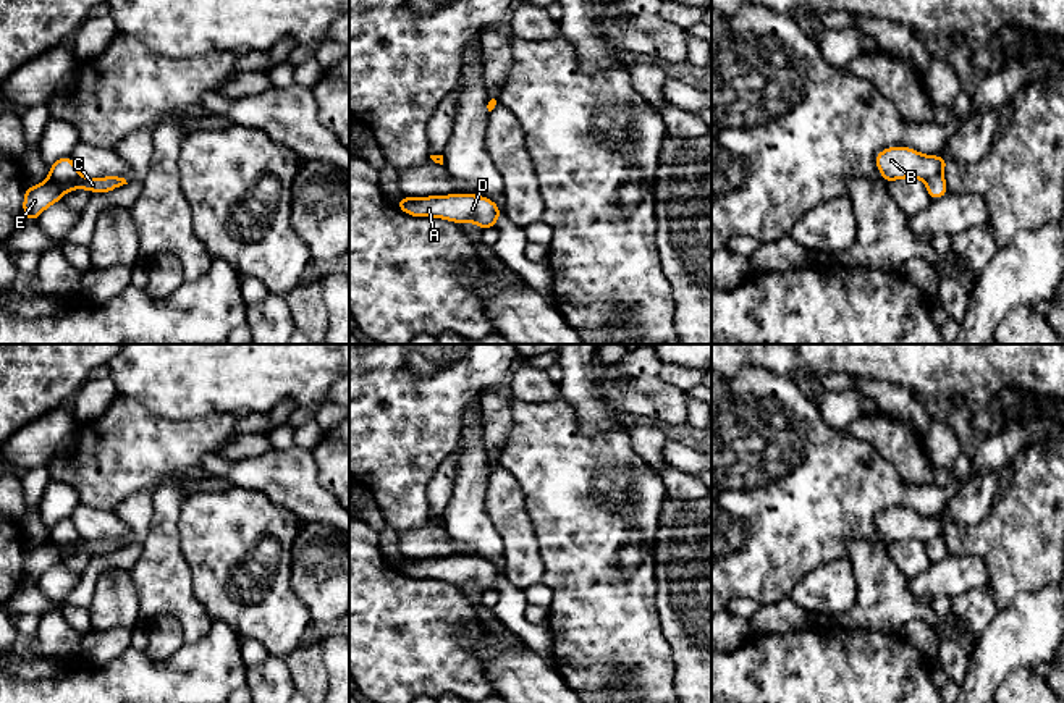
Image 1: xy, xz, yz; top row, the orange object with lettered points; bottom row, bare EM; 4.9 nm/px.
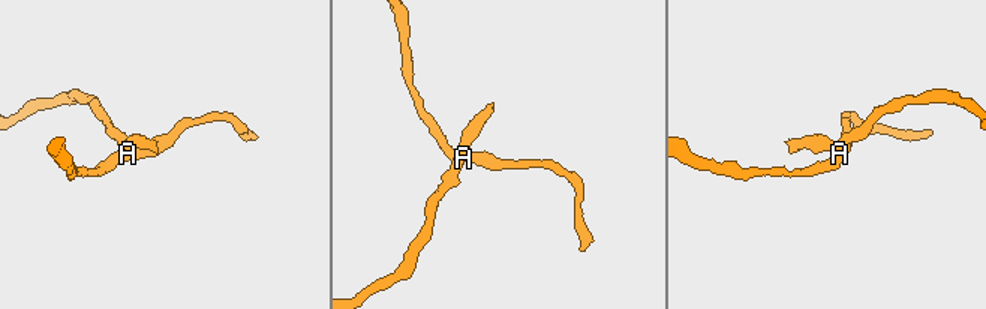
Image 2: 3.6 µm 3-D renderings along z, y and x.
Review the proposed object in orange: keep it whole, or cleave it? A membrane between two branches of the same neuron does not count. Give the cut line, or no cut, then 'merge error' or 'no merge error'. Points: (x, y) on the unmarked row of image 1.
xy (78, 535), (65, 543), (49, 542) | merge error

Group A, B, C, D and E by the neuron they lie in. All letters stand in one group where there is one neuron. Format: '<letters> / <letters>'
A C D E / B

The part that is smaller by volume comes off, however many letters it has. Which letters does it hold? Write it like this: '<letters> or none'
B

